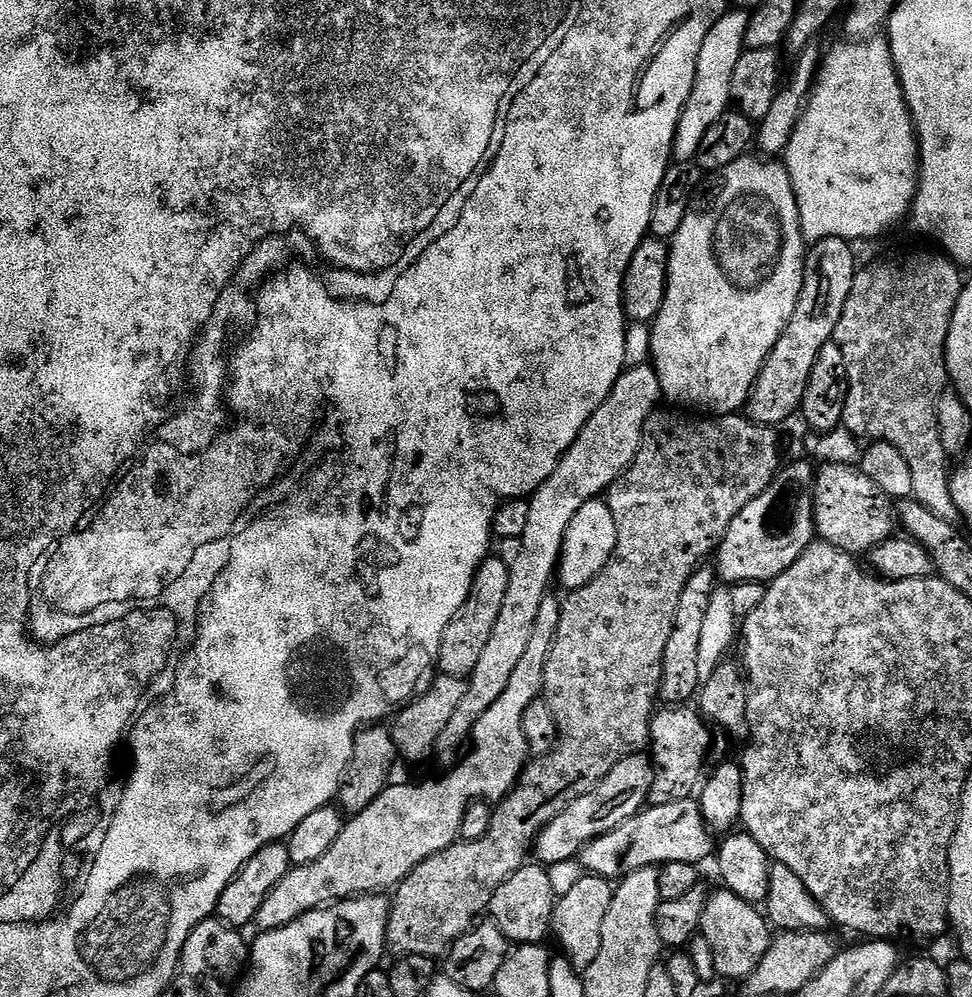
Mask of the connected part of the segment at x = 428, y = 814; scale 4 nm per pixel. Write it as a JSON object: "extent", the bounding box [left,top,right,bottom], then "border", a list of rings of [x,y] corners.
{"extent":[254,594,561,932],"border":[[[552,594],[542,602],[542,606],[538,609],[538,619],[534,622],[530,643],[528,643],[523,657],[518,661],[518,667],[515,668],[510,683],[506,686],[505,692],[494,701],[494,706],[490,706],[490,710],[486,710],[486,714],[482,714],[482,718],[478,718],[478,726],[472,728],[470,747],[463,759],[455,766],[449,767],[445,771],[448,773],[438,777],[437,780],[420,780],[417,784],[389,783],[388,787],[382,790],[382,794],[378,794],[378,798],[374,798],[374,802],[370,802],[370,806],[366,806],[366,810],[362,810],[345,823],[342,834],[338,834],[334,846],[330,846],[330,850],[326,850],[326,854],[322,854],[322,858],[293,866],[286,874],[286,878],[282,878],[282,882],[278,882],[278,886],[274,886],[270,890],[270,894],[266,894],[266,902],[262,902],[254,921],[255,927],[258,926],[257,929],[260,932],[290,926],[290,922],[302,918],[302,914],[335,904],[337,900],[351,900],[354,896],[384,894],[389,890],[399,888],[400,883],[426,858],[446,850],[460,839],[462,820],[468,807],[475,800],[499,802],[512,793],[513,786],[519,782],[520,775],[524,773],[524,765],[530,759],[526,736],[522,734],[522,714],[526,714],[530,702],[541,699],[546,662],[550,658],[552,643],[558,634],[560,605],[561,601],[555,600],[555,595]]]}

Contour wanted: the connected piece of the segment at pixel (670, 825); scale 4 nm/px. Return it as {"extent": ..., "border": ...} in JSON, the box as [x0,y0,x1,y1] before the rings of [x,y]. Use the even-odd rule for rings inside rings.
{"extent":[578,799,714,881],"border":[[[699,799],[679,800],[678,802],[666,802],[654,804],[631,816],[626,822],[622,822],[614,830],[602,834],[597,840],[591,840],[580,853],[578,859],[585,869],[593,876],[603,876],[605,880],[615,881],[617,878],[629,876],[631,872],[637,872],[643,868],[656,868],[670,862],[690,862],[703,865],[703,860],[713,855],[714,833],[704,820],[700,809]]]}

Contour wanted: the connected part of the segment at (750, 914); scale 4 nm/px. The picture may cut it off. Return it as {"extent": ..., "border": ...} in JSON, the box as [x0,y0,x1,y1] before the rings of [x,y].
{"extent":[699,890,773,981],"border":[[[727,890],[713,891],[702,912],[699,935],[704,936],[708,948],[713,952],[712,960],[716,963],[716,972],[728,980],[743,981],[762,962],[772,945],[773,929],[765,913],[757,905],[748,904],[738,894]]]}

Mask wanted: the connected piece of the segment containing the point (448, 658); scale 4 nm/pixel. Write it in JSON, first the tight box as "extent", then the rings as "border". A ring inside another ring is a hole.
{"extent":[436,554,510,678],"border":[[[496,554],[489,555],[487,560],[480,563],[480,569],[476,572],[472,589],[462,610],[442,634],[442,646],[438,650],[436,662],[443,675],[466,678],[472,673],[474,666],[478,666],[478,657],[486,647],[486,641],[490,639],[494,622],[498,622],[498,613],[502,611],[502,597],[506,594],[506,585],[510,583],[508,566]]]}

